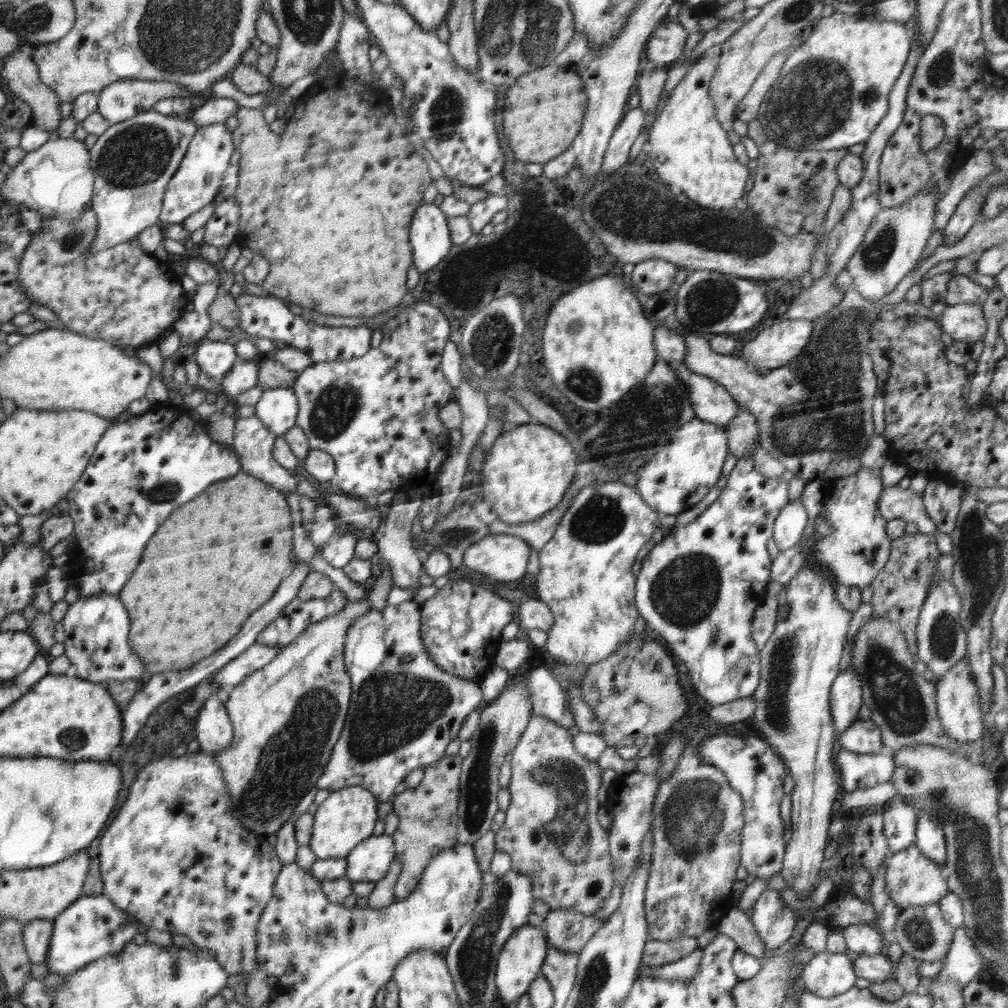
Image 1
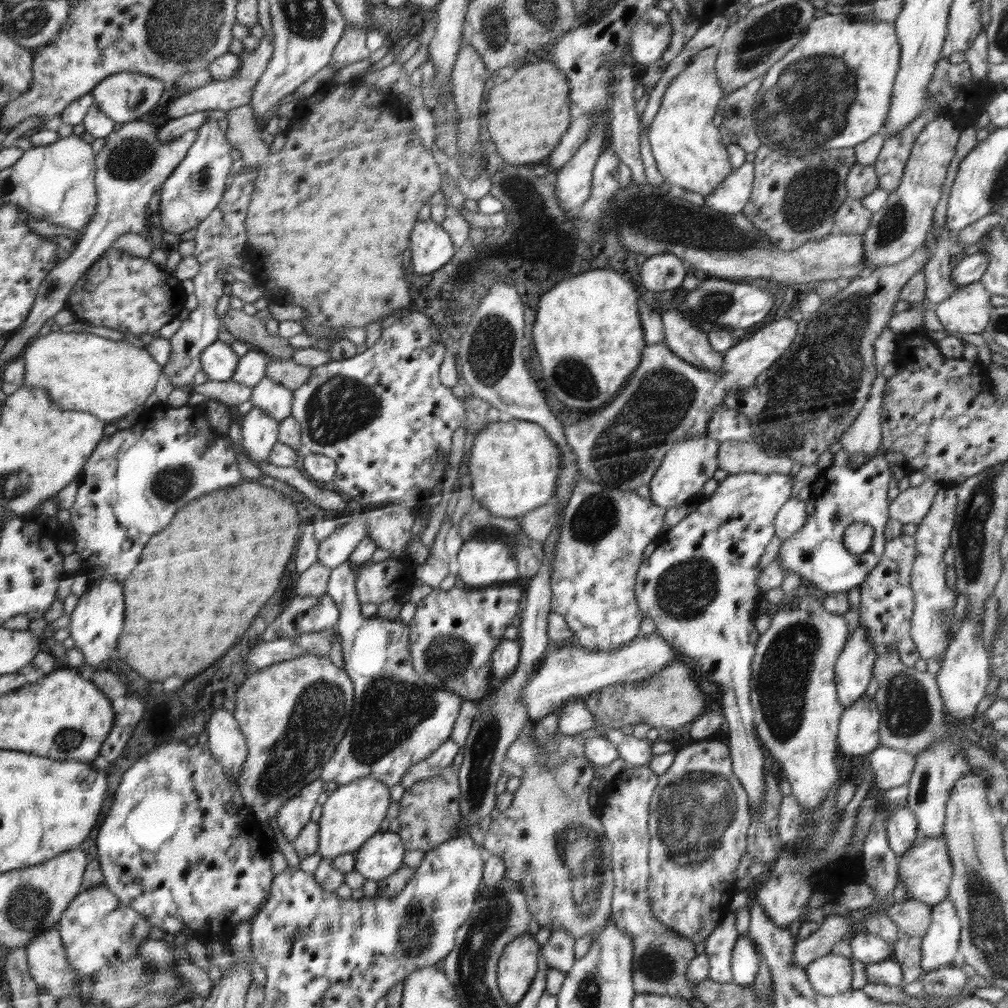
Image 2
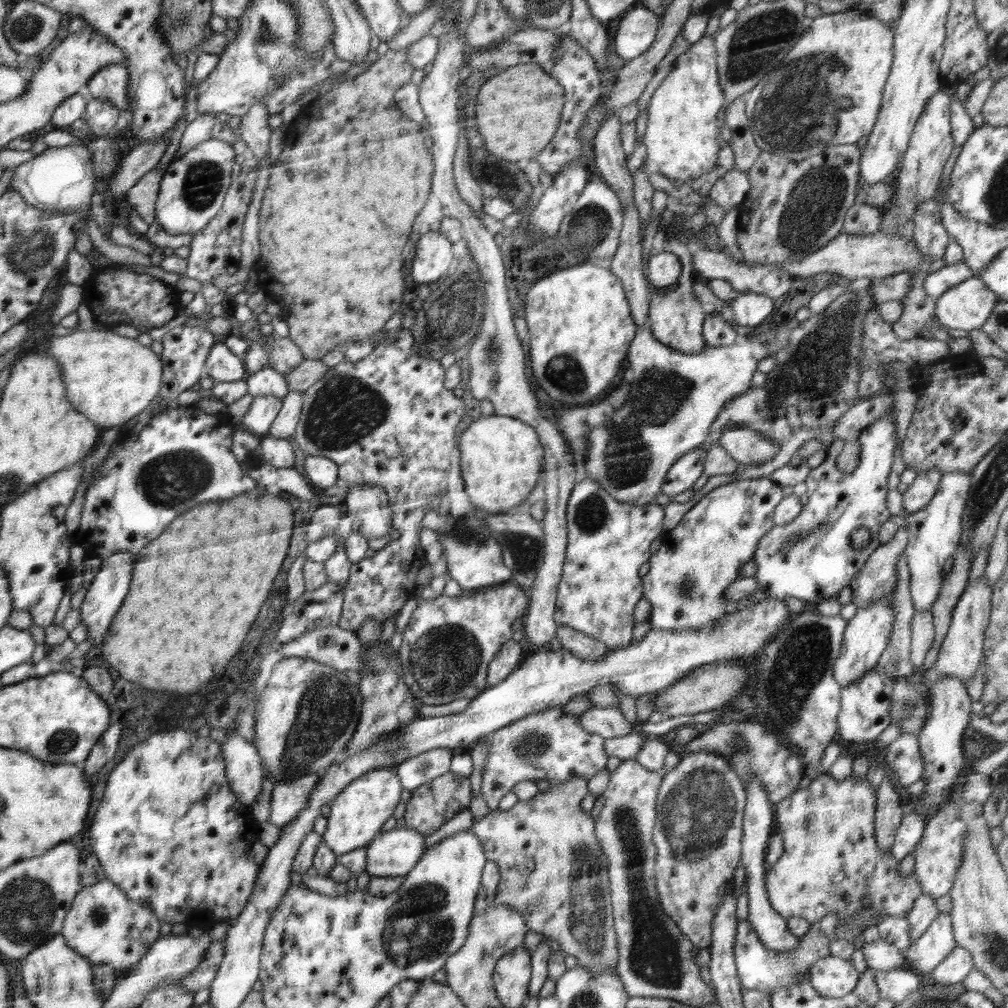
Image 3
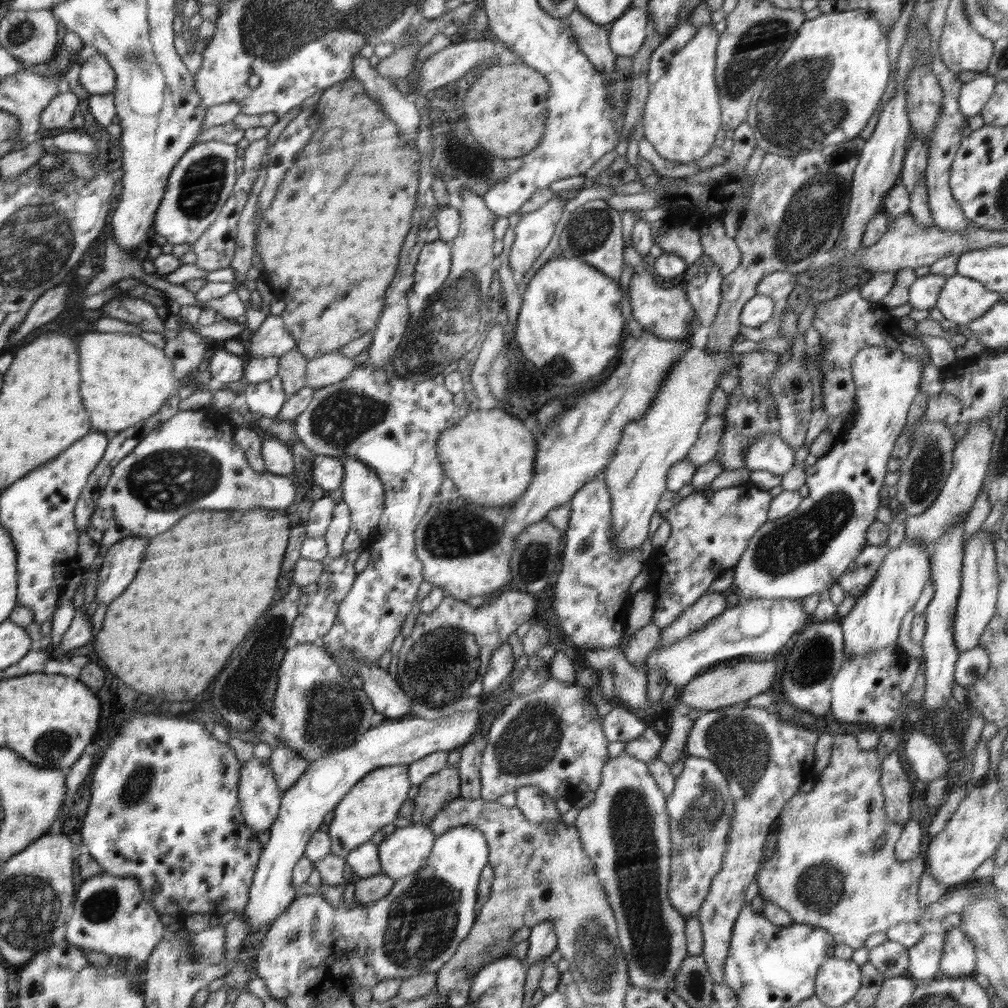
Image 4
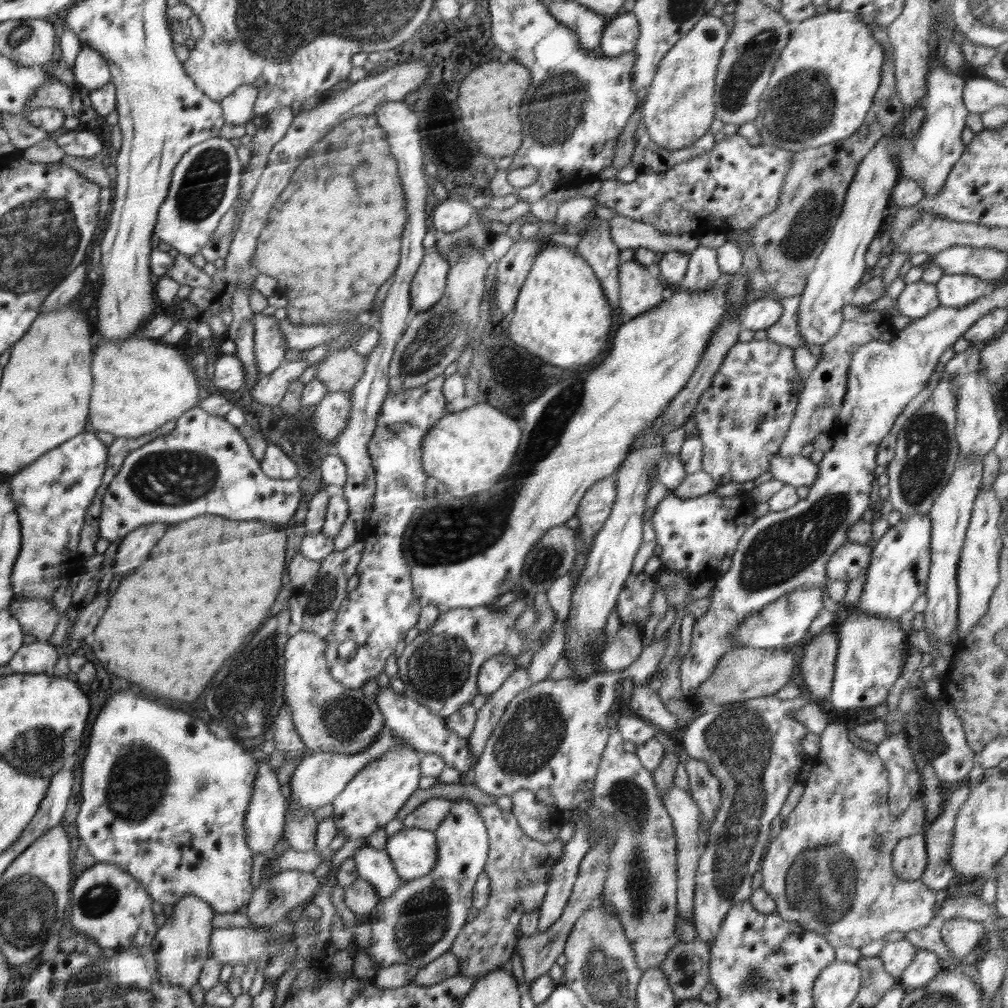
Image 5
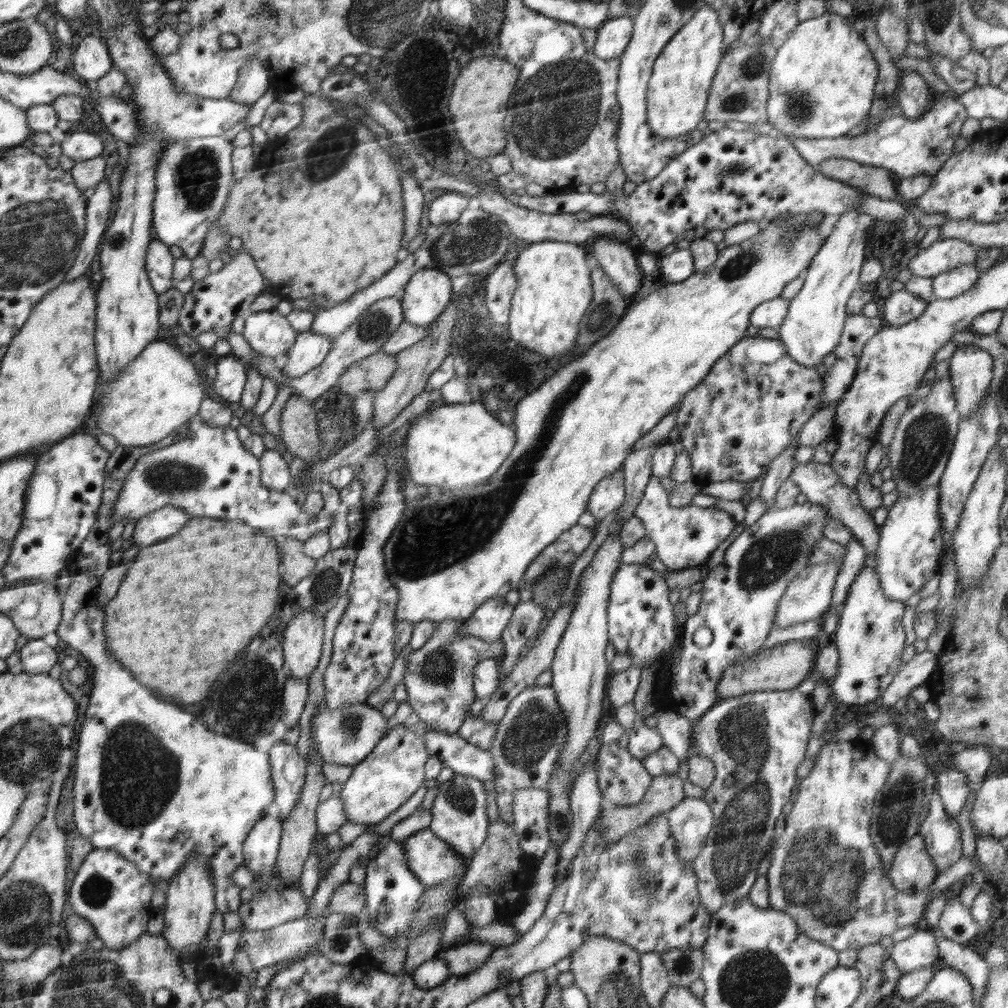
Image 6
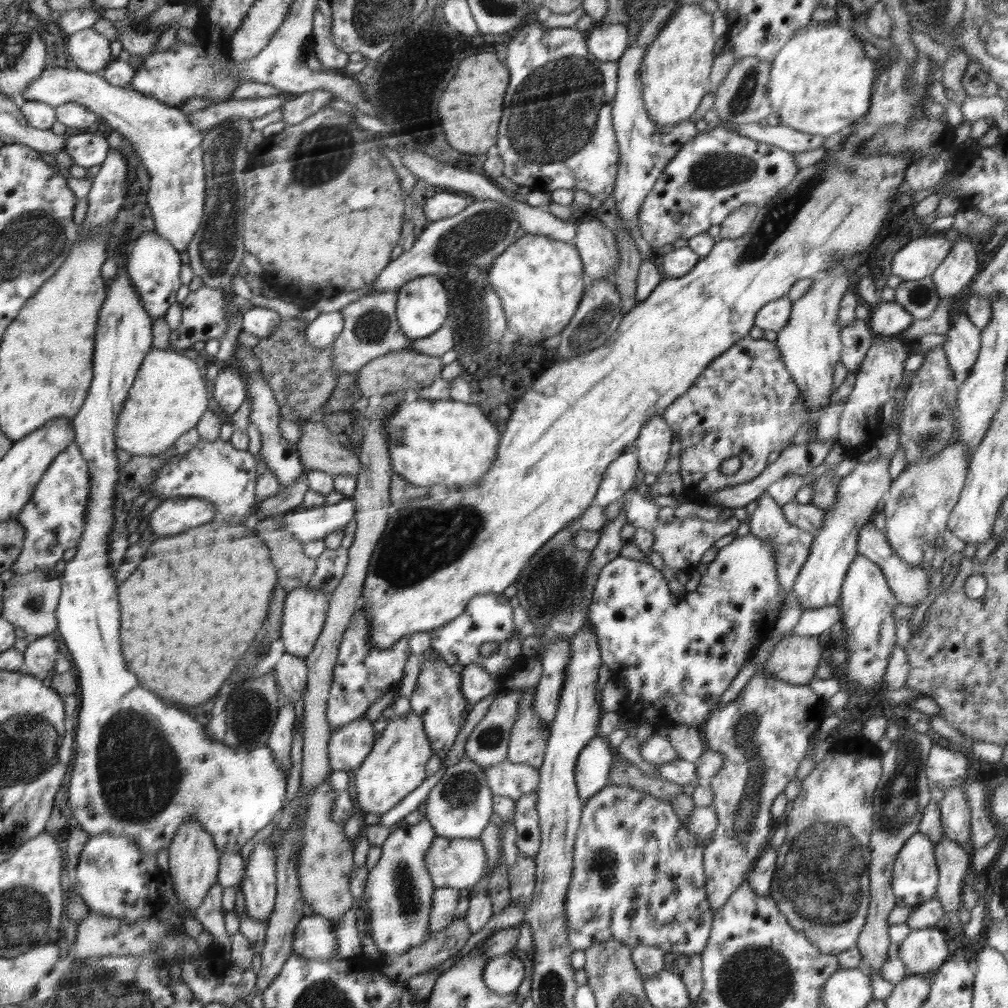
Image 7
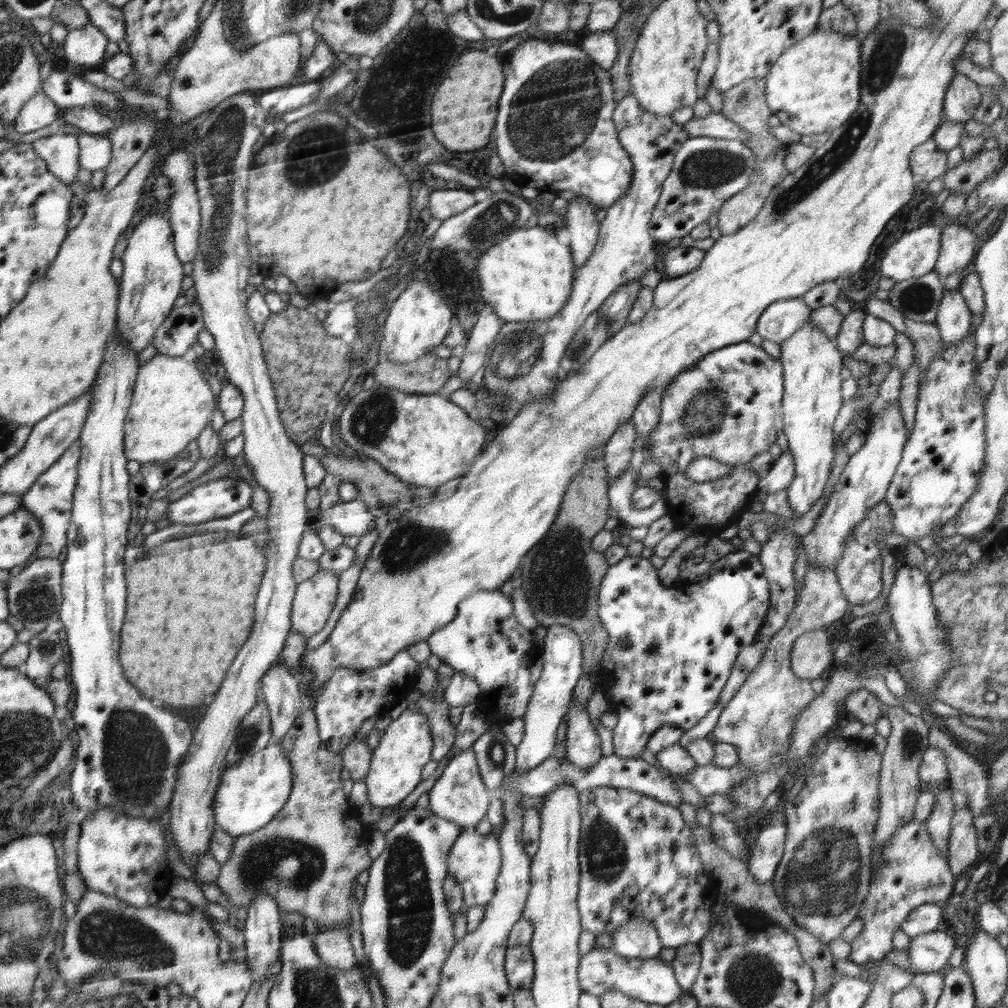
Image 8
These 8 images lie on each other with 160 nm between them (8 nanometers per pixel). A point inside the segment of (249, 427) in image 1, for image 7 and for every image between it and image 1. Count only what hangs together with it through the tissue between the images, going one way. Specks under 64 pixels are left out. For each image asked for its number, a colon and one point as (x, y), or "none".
2: (260, 431)
3: (263, 410)
4: (266, 399)
5: (269, 389)
6: (310, 348)
7: (322, 331)

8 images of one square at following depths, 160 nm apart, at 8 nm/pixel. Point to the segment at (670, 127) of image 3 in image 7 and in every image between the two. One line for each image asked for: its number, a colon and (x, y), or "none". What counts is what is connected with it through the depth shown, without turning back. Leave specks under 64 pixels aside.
4: (682, 114)
5: (679, 108)
6: (682, 74)
7: (674, 70)

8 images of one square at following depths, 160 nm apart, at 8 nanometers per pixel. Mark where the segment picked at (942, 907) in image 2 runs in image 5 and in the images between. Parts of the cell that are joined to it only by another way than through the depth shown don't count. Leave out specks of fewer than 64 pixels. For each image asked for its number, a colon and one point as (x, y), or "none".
3: (927, 953)
4: (924, 957)
5: (927, 965)

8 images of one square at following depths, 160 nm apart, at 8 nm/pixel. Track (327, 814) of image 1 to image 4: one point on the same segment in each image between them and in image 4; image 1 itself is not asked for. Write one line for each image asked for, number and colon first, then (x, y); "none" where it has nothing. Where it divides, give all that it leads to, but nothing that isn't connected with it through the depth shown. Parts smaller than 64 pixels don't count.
2: (353, 813)
3: (357, 814)
4: (373, 802)

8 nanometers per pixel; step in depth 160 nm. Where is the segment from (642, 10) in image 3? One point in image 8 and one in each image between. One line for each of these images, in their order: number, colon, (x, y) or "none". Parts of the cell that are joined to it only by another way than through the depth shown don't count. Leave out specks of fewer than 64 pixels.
4: (627, 34)
5: (620, 35)
6: (613, 37)
7: (607, 43)
8: (601, 47)

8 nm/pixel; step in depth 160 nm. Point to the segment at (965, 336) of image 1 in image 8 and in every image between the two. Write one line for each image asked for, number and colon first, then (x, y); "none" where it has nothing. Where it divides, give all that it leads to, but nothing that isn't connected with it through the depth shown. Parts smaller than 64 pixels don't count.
2: (968, 310)
3: (966, 306)
4: (961, 299)
5: (953, 291)
6: (946, 285)
7: (954, 275)
8: (958, 247)

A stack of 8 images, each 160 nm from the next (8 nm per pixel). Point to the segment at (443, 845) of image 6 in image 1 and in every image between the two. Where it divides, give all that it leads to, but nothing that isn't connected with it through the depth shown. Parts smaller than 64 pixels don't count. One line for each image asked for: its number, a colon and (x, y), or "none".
1: (370, 861)
2: (381, 856)
3: (393, 853)
4: (403, 852)
5: (413, 851)

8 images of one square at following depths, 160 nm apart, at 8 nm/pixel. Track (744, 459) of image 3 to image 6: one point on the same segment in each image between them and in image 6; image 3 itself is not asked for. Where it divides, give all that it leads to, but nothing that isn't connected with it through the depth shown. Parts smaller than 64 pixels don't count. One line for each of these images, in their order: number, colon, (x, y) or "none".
4: (769, 453)
5: (797, 471)
6: (817, 482)

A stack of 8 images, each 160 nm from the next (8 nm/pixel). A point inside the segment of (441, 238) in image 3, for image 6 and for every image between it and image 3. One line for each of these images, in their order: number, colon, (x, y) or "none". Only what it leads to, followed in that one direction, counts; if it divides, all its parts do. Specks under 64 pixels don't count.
4: (434, 261)
5: (428, 285)
6: (428, 292)

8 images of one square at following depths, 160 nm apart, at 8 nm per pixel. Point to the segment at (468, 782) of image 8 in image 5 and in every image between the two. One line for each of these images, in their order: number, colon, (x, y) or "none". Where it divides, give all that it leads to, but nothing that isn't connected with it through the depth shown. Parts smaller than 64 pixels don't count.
5: (420, 921)
6: (459, 817)
7: (459, 806)

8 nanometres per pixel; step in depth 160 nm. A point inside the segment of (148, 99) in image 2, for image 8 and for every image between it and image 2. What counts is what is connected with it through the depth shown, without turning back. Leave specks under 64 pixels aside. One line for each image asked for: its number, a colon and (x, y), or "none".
3: (110, 83)
4: (97, 77)
5: (91, 71)
6: (91, 58)
7: (89, 51)
8: (86, 47)

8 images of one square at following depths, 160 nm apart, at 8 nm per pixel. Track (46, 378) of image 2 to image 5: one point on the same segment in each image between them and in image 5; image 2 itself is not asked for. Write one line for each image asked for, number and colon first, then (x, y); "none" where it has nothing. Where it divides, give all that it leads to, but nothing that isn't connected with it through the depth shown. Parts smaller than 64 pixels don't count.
3: (111, 378)
4: (127, 380)
5: (140, 385)

